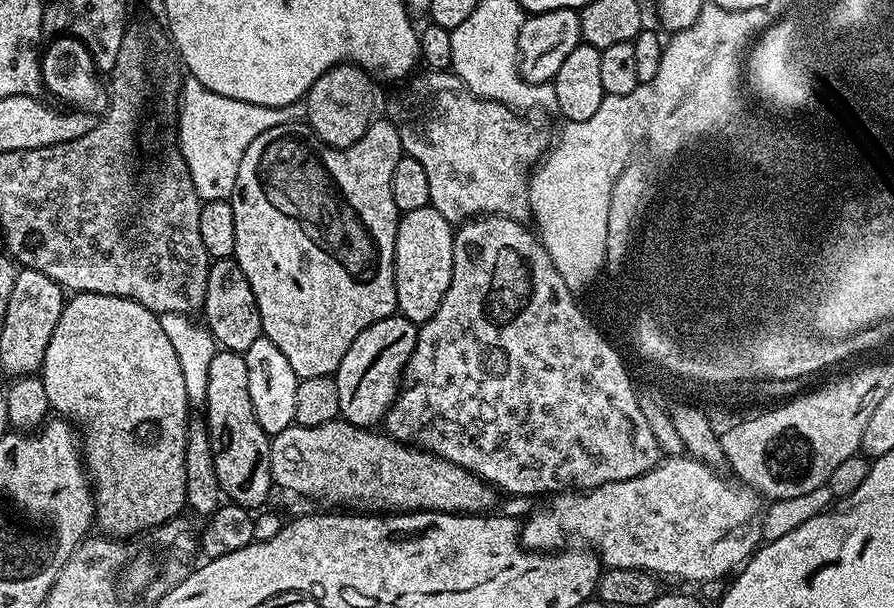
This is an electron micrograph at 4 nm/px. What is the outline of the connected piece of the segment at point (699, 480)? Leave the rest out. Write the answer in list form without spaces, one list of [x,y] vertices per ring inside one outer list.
[[[683,454],[661,459],[656,467],[638,478],[549,495],[548,505],[545,508],[544,505],[537,507],[523,521],[520,542],[529,552],[555,552],[563,549],[571,536],[577,536],[585,540],[580,542],[600,557],[605,569],[642,571],[656,578],[669,576],[672,580],[689,580],[692,584],[720,580],[739,569],[760,547],[766,507],[765,501],[754,488],[737,486],[731,479],[723,480],[720,474],[702,461]]]

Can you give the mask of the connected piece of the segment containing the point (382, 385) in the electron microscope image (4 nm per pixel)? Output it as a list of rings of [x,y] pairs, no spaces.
[[[393,314],[371,324],[346,350],[346,358],[334,374],[338,386],[340,416],[349,424],[371,429],[383,421],[388,408],[396,400],[402,384],[402,373],[416,345],[417,325],[406,317]]]

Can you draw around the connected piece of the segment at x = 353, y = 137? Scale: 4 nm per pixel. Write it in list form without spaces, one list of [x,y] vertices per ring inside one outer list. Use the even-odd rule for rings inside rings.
[[[336,64],[326,70],[326,74],[322,74],[314,86],[310,86],[304,100],[306,123],[312,129],[312,134],[332,148],[354,146],[354,142],[366,134],[374,119],[372,107],[376,104],[376,96],[372,93],[372,87],[372,77],[354,64]]]

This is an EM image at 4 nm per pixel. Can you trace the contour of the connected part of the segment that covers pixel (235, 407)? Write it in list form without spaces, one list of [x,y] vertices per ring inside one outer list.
[[[227,350],[216,351],[210,363],[209,386],[206,388],[205,405],[206,411],[208,410],[206,423],[214,450],[214,470],[218,474],[221,493],[233,504],[240,504],[249,510],[259,509],[259,504],[267,502],[268,491],[273,491],[274,488],[272,471],[270,470],[272,445],[269,436],[262,430],[262,426],[258,426],[258,422],[254,418],[250,390],[246,386],[246,362],[241,353]]]

